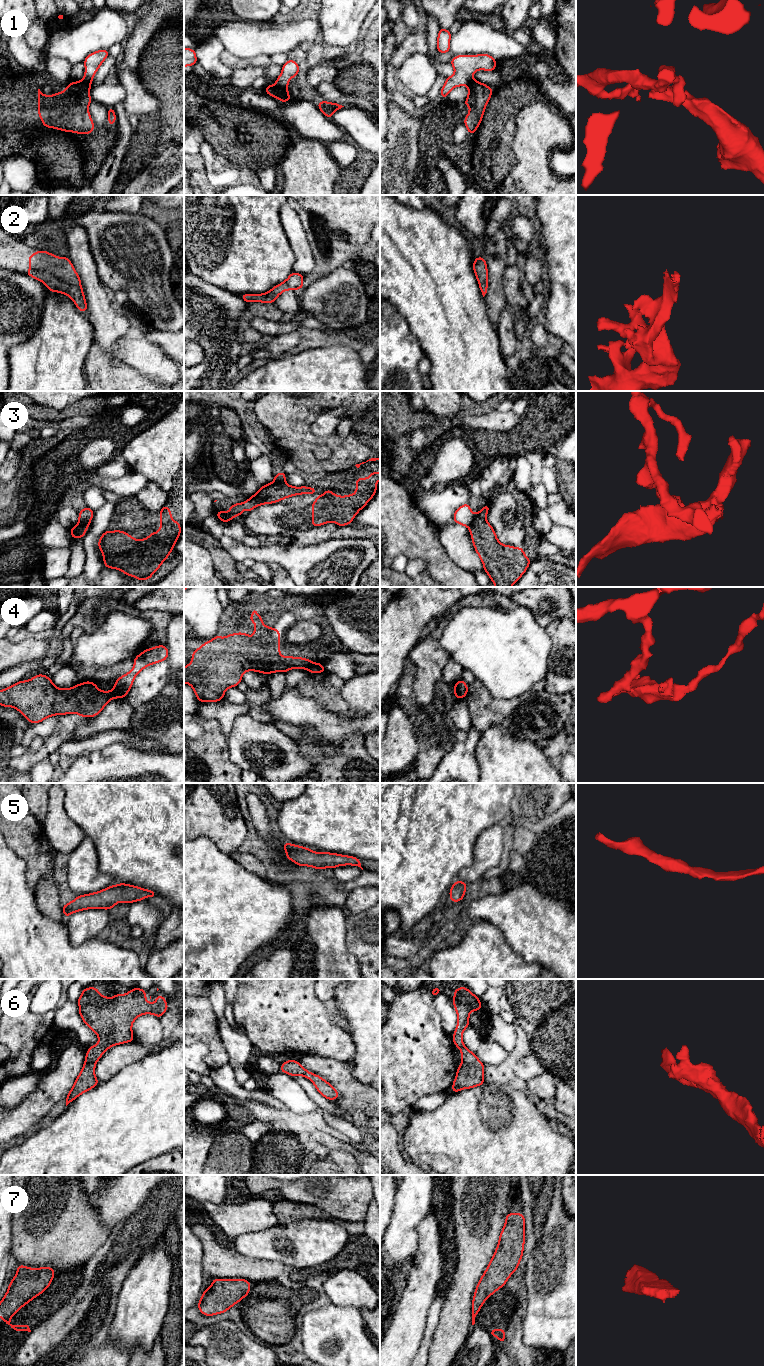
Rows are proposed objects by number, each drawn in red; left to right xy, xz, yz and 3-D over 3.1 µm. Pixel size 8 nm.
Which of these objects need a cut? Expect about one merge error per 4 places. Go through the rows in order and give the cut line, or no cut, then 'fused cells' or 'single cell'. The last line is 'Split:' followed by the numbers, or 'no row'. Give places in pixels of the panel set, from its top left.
1: cut in xz along (276, 83), (286, 88); fused cells
2: no cut; single cell
3: cut in yz along (474, 515), (473, 521), (468, 527); fused cells
4: cut in xy along (112, 690), (117, 697); fused cells
5: no cut; single cell
6: no cut; single cell
7: no cut; single cell
Split: 1, 3, 4

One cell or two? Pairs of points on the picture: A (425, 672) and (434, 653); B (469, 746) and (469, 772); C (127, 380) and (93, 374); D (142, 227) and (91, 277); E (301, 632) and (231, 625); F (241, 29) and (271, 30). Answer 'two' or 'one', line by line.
A: one
B: one
C: one
D: two
E: two
F: one

